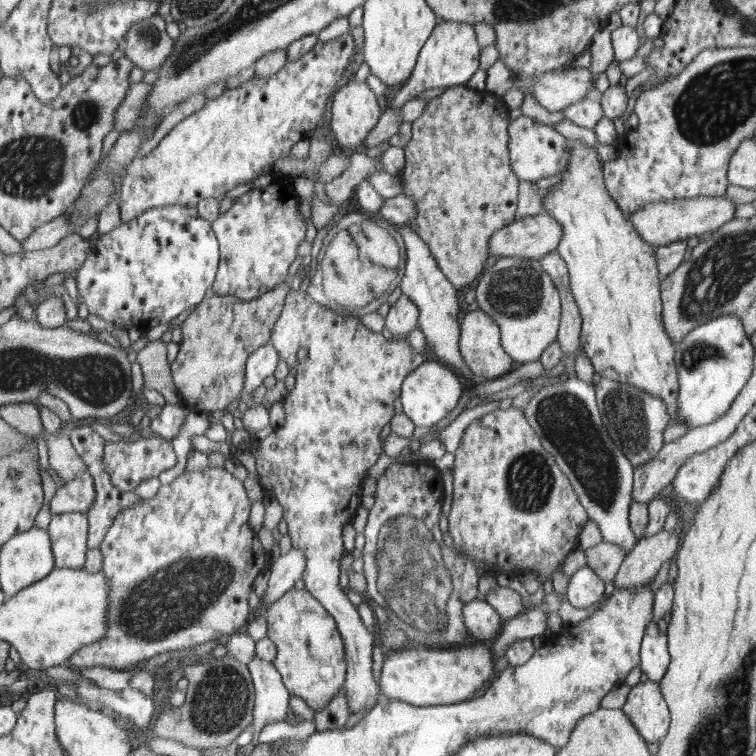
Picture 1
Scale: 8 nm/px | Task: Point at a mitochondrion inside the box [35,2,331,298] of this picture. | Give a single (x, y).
(84, 115)

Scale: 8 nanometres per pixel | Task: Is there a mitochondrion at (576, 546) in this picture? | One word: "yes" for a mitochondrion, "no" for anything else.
no

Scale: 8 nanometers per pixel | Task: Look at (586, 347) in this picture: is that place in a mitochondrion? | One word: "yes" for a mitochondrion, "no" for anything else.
no

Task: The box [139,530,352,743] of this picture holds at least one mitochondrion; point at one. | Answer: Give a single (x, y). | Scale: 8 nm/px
(220, 702)

